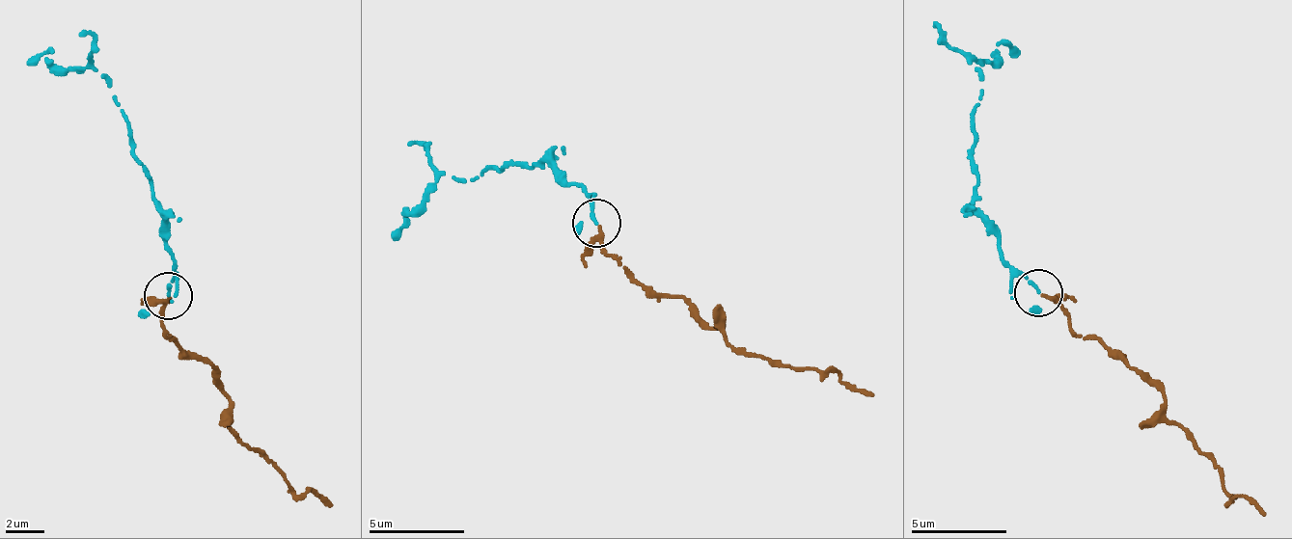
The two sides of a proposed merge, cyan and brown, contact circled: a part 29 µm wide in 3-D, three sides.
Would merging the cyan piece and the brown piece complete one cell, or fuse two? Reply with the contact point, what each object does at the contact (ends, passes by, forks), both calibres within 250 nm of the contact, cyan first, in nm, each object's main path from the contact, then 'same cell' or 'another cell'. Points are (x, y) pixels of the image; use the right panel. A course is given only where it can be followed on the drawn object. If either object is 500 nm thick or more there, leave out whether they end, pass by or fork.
at (1038, 292); cyan passes by; brown passes by; 130 nm thick on the cyan side, 200 nm on the other; cyan runs (1037, 291), (1004, 258), (992, 220), (975, 204), (973, 59), (990, 63), (1005, 43), (1013, 57); brown runs (1042, 296), (1070, 325), (1166, 393), (1166, 417), (1188, 432), (1221, 471), (1227, 501), (1249, 497), (1263, 517); same cell

